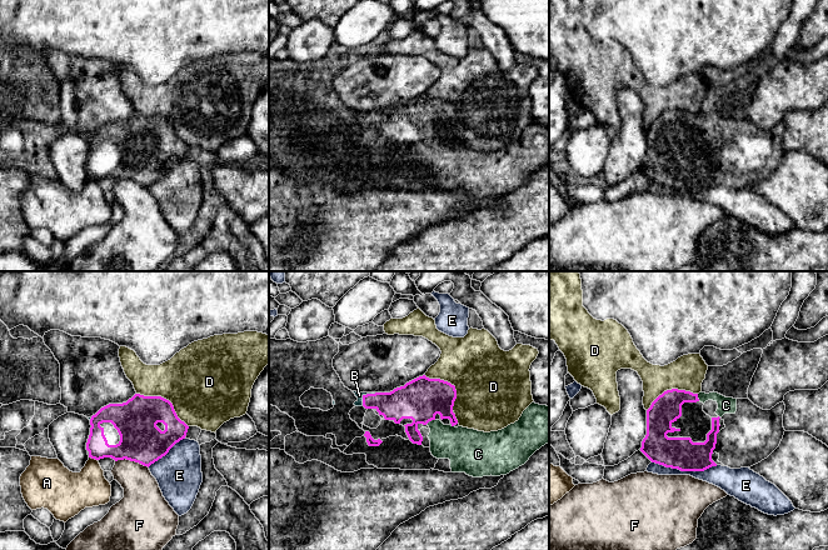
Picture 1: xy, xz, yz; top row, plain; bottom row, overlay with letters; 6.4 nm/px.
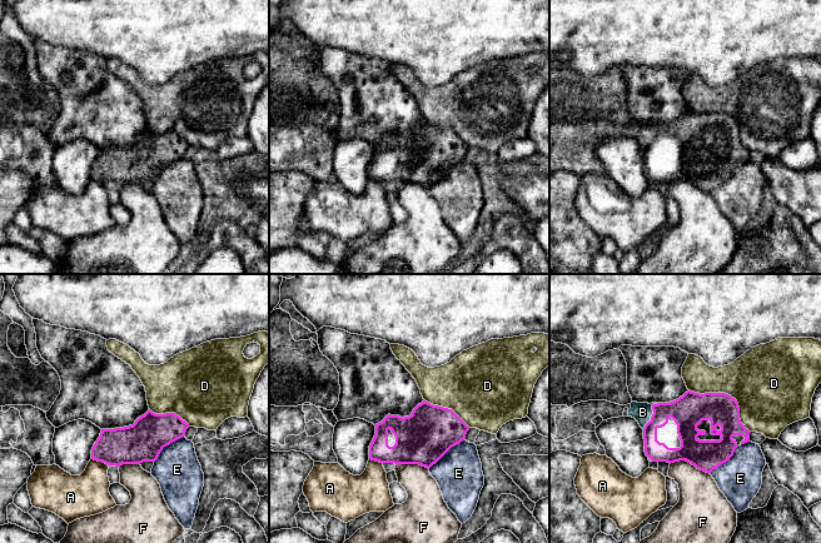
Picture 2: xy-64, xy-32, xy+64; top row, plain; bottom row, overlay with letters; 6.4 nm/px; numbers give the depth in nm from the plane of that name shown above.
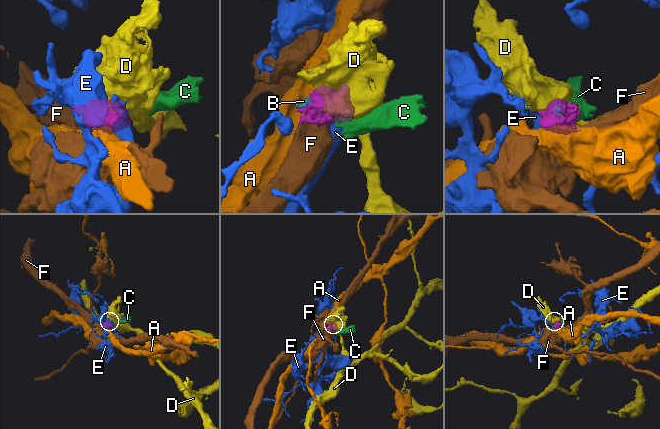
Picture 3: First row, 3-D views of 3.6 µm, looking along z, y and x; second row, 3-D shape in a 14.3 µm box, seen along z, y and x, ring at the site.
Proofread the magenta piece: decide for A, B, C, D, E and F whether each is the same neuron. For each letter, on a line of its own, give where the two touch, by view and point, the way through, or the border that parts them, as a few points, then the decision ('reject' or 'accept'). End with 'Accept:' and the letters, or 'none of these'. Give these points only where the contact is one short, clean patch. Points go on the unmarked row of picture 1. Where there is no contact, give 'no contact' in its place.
A: meets magenta in xy at (93, 178); border along xy (89, 176), (96, 180); reject
B: meets magenta in xz at (365, 115); accept
C: meets magenta in xz at (429, 140); runs through xz (420, 119), (422, 129), (429, 140), (452, 163), (459, 165); accept
D: meets magenta in xy at (165, 119); reject
E: meets magenta in yz at (684, 190); reject
F: meets magenta in xy at (131, 180); reject
Accept: B, C

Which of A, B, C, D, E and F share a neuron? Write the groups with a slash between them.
A / B C / D / E / F

